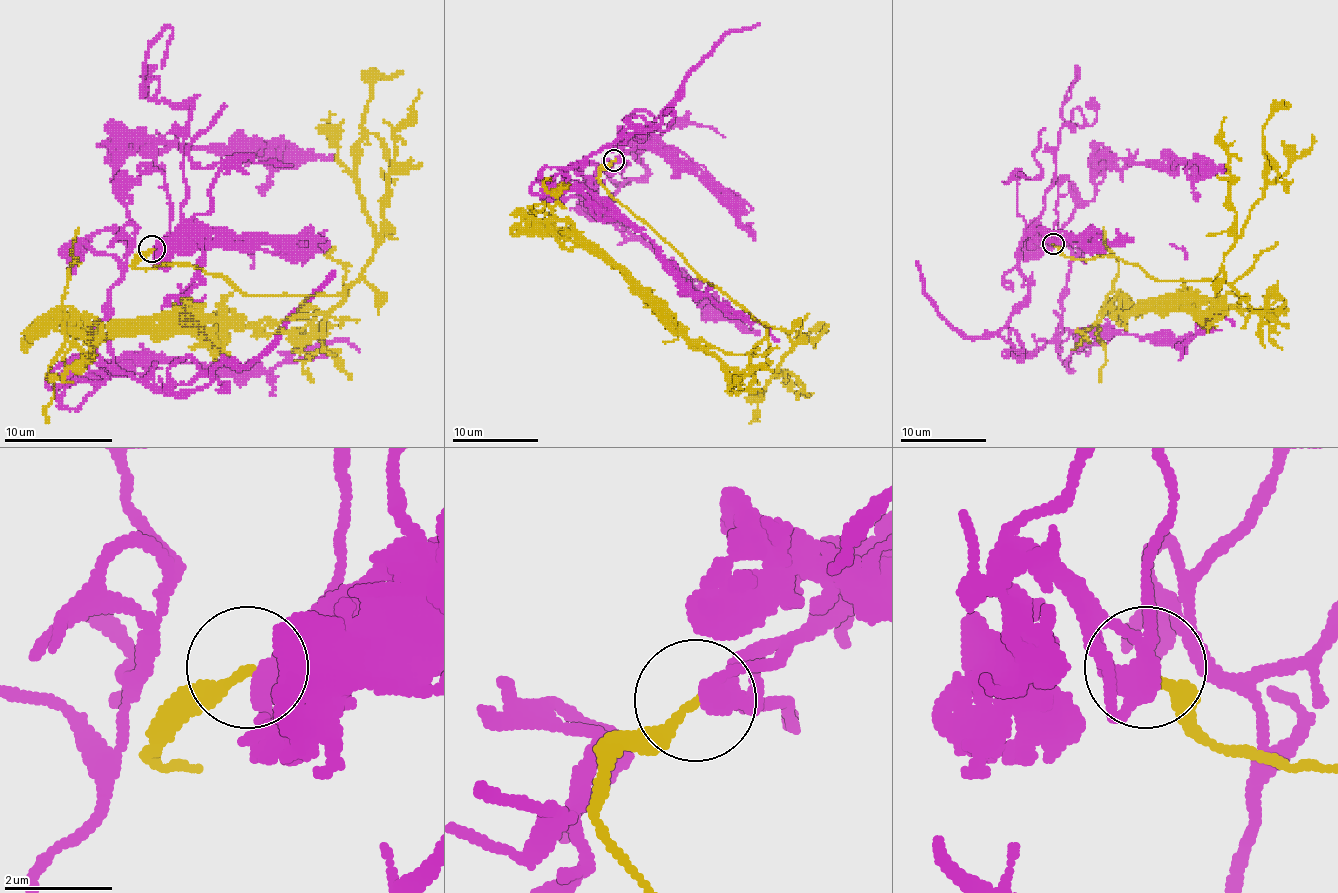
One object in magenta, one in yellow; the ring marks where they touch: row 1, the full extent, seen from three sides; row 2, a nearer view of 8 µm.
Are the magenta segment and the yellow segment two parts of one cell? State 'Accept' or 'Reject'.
Reject

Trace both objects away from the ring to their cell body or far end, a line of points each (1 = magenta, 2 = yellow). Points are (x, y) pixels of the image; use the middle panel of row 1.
1: (615, 161), (669, 105), (568, 169), (600, 167), (585, 201), (708, 300), (688, 277)
2: (613, 161), (598, 182), (766, 328), (746, 354), (686, 339), (570, 223), (544, 204), (536, 212), (531, 206)

